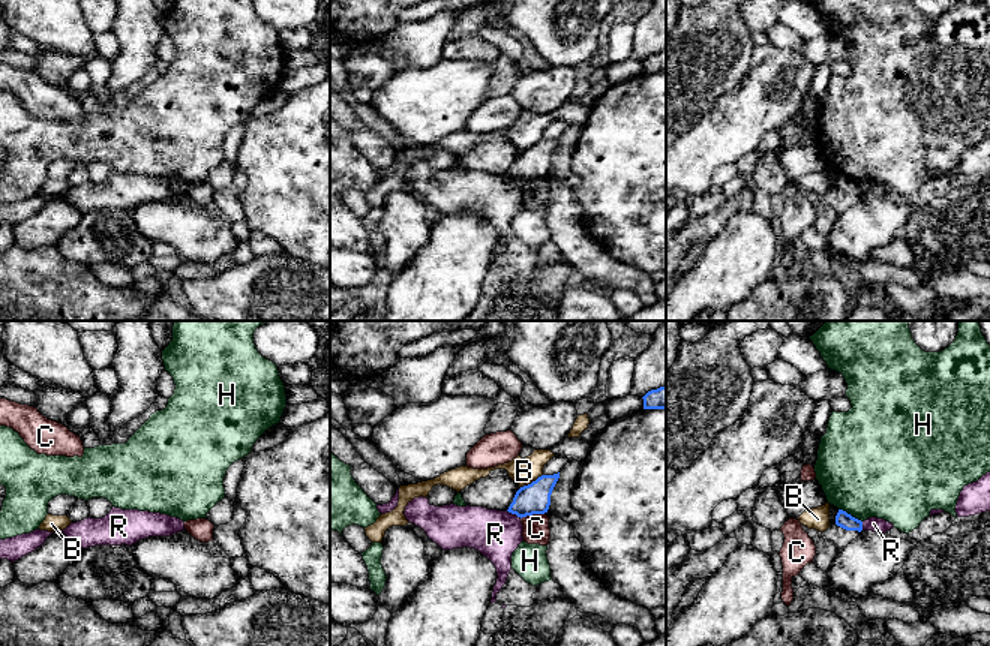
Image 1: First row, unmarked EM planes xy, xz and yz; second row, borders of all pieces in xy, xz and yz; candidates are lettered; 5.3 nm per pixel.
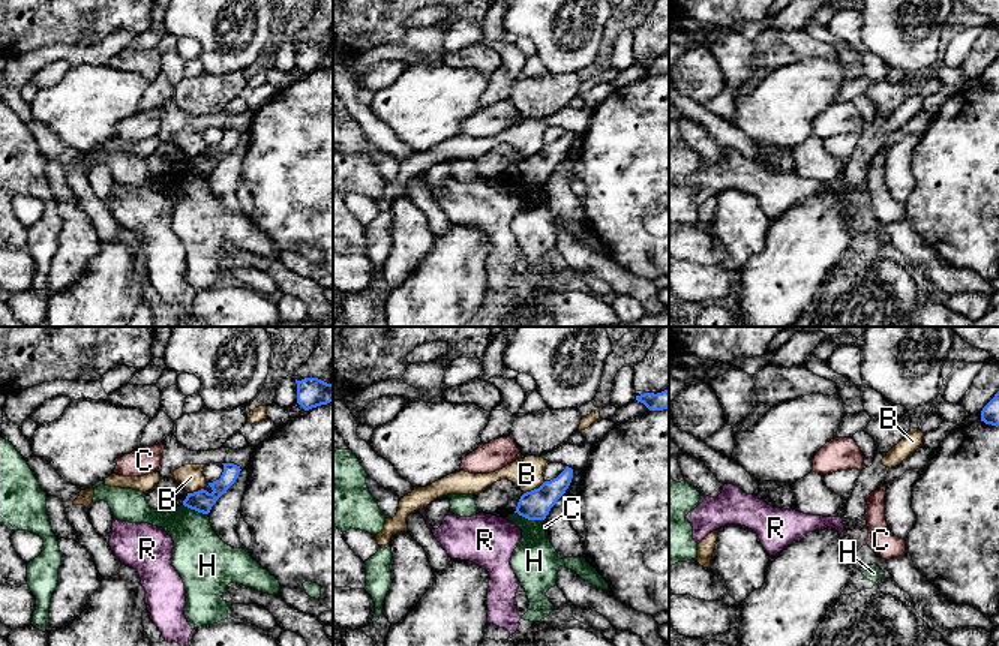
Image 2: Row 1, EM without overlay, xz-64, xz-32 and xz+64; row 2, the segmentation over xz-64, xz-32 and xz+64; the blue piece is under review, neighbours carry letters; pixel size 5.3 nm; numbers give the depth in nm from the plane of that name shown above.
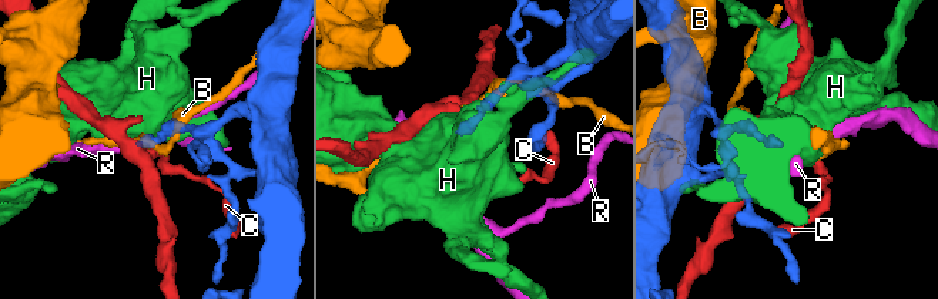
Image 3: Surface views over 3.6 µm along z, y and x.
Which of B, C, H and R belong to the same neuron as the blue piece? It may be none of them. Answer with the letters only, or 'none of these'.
none of these

